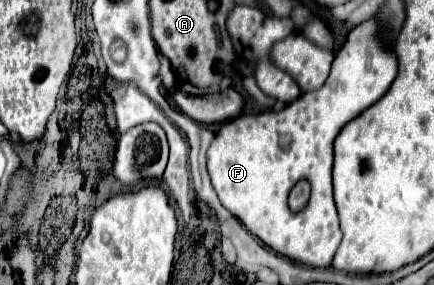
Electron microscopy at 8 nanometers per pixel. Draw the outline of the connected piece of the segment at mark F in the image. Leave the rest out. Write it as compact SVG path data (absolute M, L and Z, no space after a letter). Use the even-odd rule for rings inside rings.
M370 18L348 34L324 86L300 94L280 112L228 120L206 152L206 168L220 204L266 246L312 268L330 266L342 240L332 194L334 138L344 124L378 102L396 78L396 54L378 44L380 26L374 22ZM298 180L308 180L312 192L308 206L292 214L286 200Z

